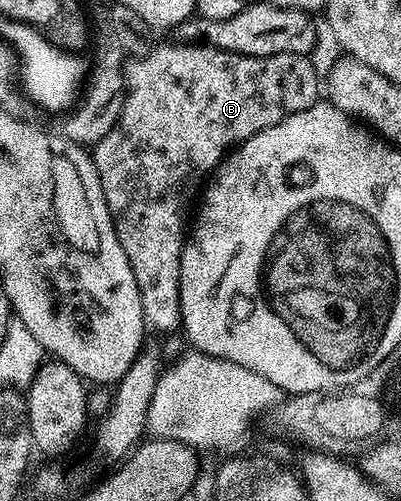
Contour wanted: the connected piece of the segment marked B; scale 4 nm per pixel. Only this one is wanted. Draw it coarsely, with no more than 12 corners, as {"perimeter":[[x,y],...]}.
{"perimeter":[[156,44],[93,147],[144,322],[183,323],[203,176],[321,97],[310,56]]}

